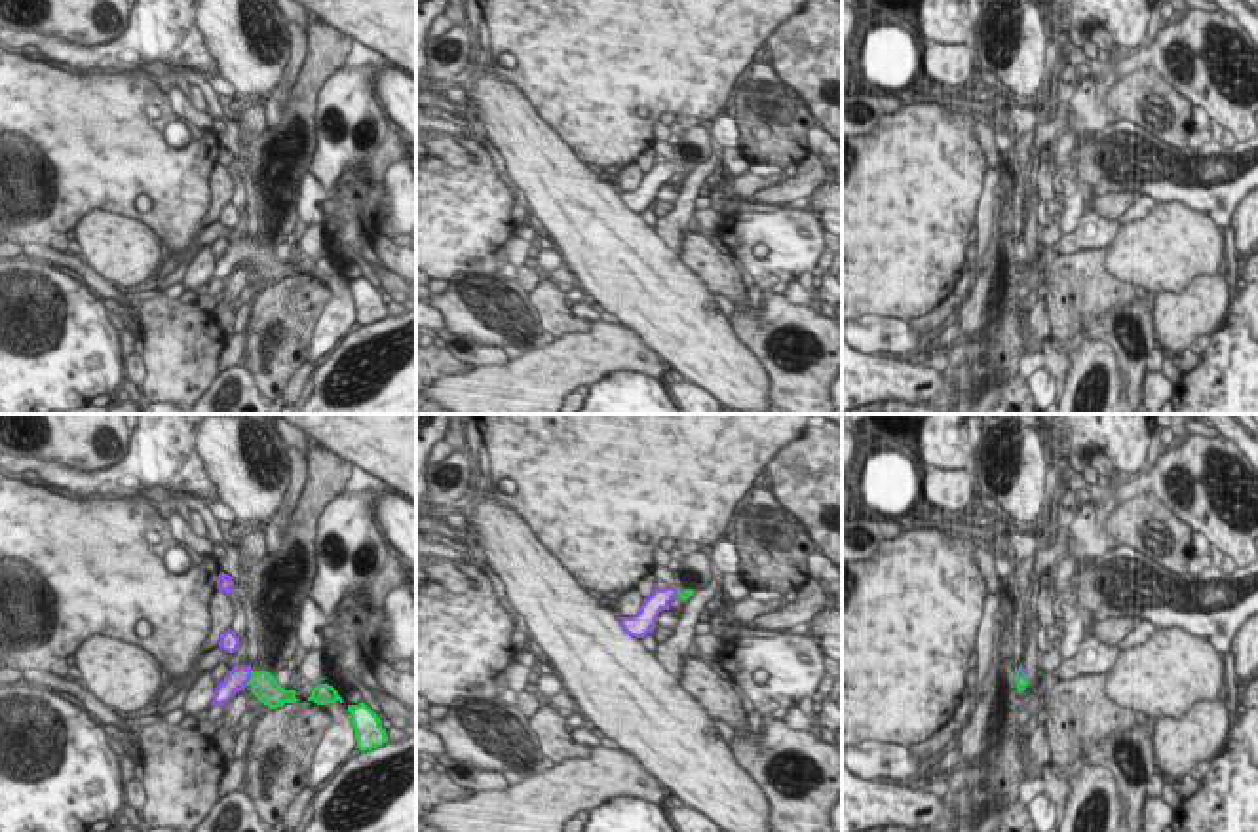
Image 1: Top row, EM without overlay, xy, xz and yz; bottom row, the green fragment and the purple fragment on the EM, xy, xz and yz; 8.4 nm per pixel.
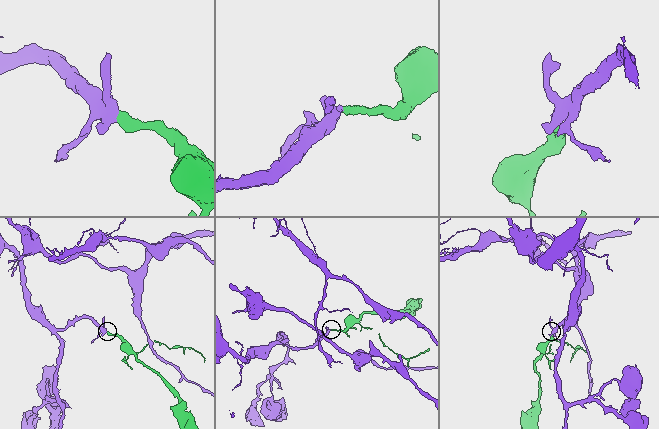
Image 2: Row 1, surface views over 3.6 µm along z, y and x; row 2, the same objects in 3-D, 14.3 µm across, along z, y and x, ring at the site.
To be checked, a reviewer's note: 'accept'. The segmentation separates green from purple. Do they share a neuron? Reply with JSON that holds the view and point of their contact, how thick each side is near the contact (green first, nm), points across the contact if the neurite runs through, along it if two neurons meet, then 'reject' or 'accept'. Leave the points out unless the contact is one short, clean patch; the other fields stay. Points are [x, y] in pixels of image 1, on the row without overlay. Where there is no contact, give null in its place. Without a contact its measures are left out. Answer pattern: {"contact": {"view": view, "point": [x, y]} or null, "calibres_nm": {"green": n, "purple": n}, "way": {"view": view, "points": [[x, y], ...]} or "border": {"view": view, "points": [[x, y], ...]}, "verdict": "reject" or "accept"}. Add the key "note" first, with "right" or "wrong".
{"note": "right", "contact": {"view": "xy", "point": [249, 253]}, "calibres_nm": {"green": 240, "purple": 190}, "way": {"view": "xy", "points": [[265, 261], [249, 253], [236, 253]]}, "verdict": "accept"}

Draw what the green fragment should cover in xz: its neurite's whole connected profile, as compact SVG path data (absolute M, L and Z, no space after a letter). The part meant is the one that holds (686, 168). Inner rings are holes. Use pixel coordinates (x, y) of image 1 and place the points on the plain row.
M663 161L654 163L648 173L644 173L640 184L633 192L621 192L621 201L629 211L644 213L652 207L658 199L656 194L661 184L669 184L669 177L673 173L688 175L694 171L696 165L684 163L678 165L677 161Z

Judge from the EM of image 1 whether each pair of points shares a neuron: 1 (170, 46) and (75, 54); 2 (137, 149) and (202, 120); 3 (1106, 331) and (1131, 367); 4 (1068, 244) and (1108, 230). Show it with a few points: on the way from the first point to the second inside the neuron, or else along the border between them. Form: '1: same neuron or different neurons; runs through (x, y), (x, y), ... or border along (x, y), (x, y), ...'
1: same neuron; runs through (147, 46), (133, 46), (124, 54), (97, 54)
2: different neurons; border along (170, 109), (198, 128), (209, 130)
3: same neuron; runs through (1116, 340), (1127, 358)
4: same neuron; runs through (1078, 240), (1099, 232)

